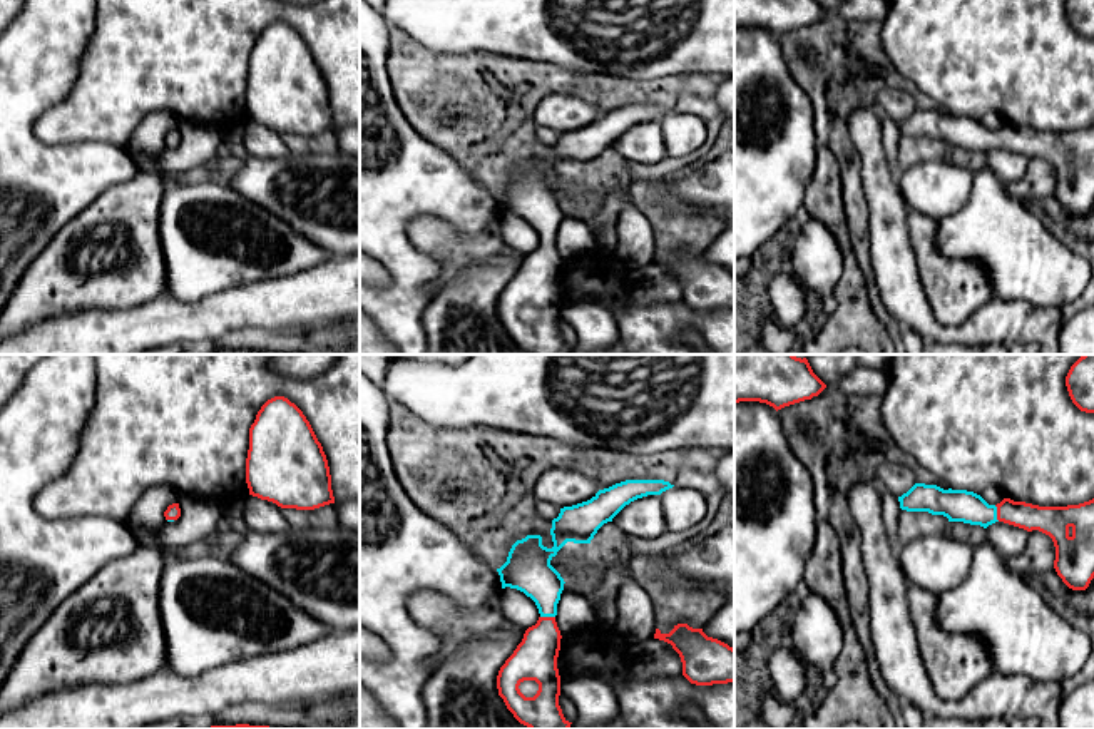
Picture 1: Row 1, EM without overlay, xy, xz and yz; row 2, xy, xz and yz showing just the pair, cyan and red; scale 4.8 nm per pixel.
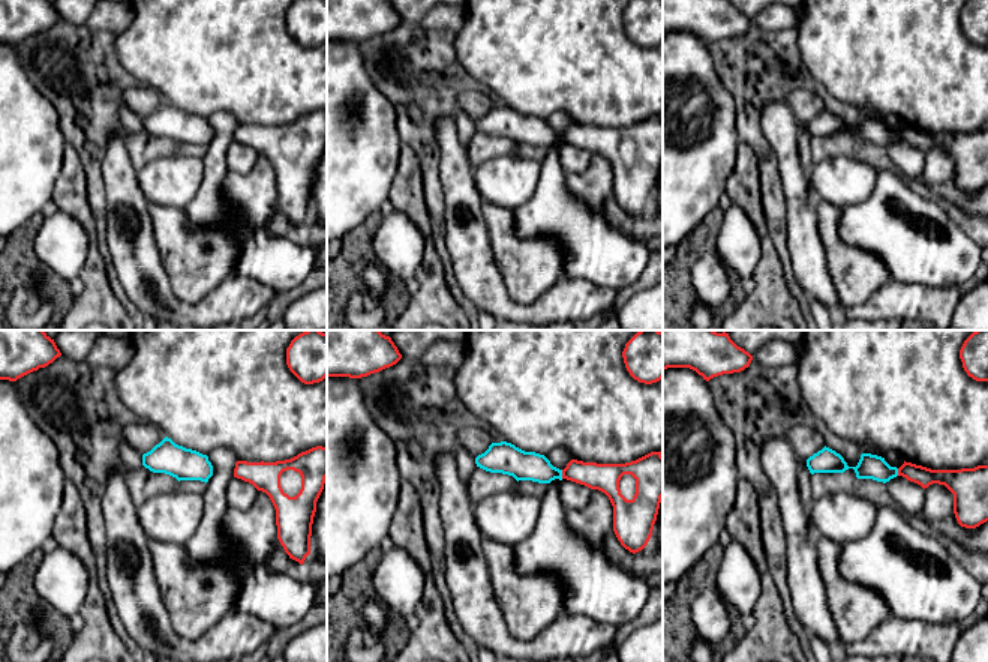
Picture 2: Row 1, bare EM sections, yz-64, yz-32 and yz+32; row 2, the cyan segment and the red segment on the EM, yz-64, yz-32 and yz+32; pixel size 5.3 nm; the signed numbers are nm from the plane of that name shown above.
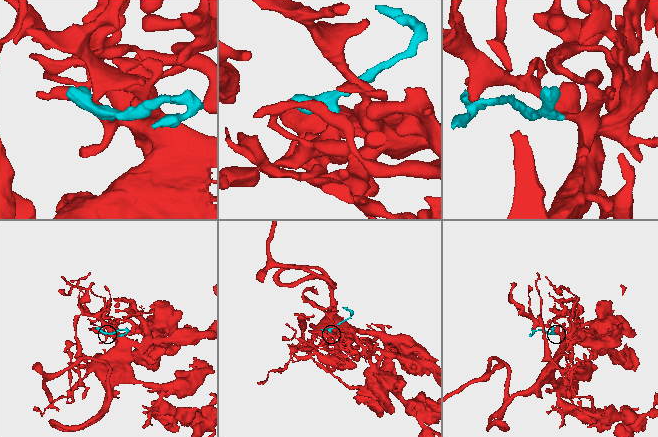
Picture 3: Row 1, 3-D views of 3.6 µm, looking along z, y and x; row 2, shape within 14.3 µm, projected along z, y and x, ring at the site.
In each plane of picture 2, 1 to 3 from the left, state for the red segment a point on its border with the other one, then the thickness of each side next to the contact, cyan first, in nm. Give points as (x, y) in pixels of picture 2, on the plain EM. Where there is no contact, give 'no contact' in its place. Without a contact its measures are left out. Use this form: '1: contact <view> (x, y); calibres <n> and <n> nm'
1: no contact
2: contact yz-32 (561, 138); calibres 160 and 150 nm
3: contact yz+32 (897, 135); calibres 130 and 100 nm

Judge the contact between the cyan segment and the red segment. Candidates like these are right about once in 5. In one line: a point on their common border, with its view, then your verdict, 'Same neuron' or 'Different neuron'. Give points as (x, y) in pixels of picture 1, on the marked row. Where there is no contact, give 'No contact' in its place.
Touches cyan at yz (996, 514). Same neuron

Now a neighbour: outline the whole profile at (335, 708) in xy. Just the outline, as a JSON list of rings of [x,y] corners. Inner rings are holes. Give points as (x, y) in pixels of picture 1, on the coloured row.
[[[360,691],[343,696],[331,696],[326,699],[313,701],[306,709],[308,716],[314,721],[340,721],[345,717],[360,717]]]

